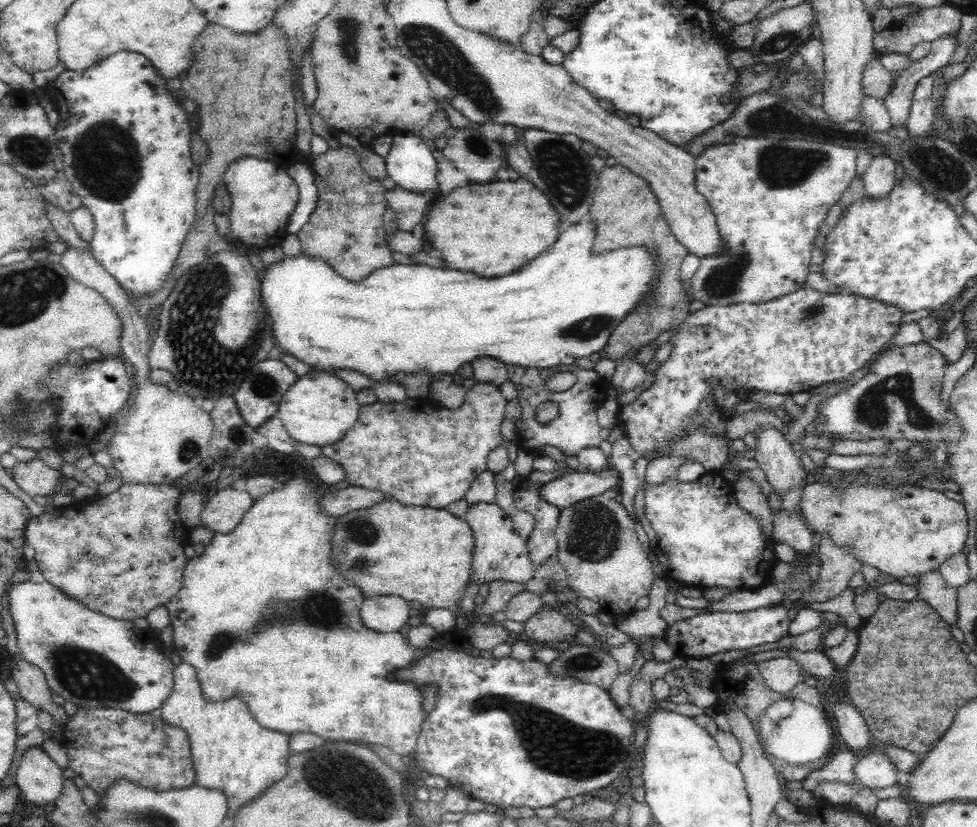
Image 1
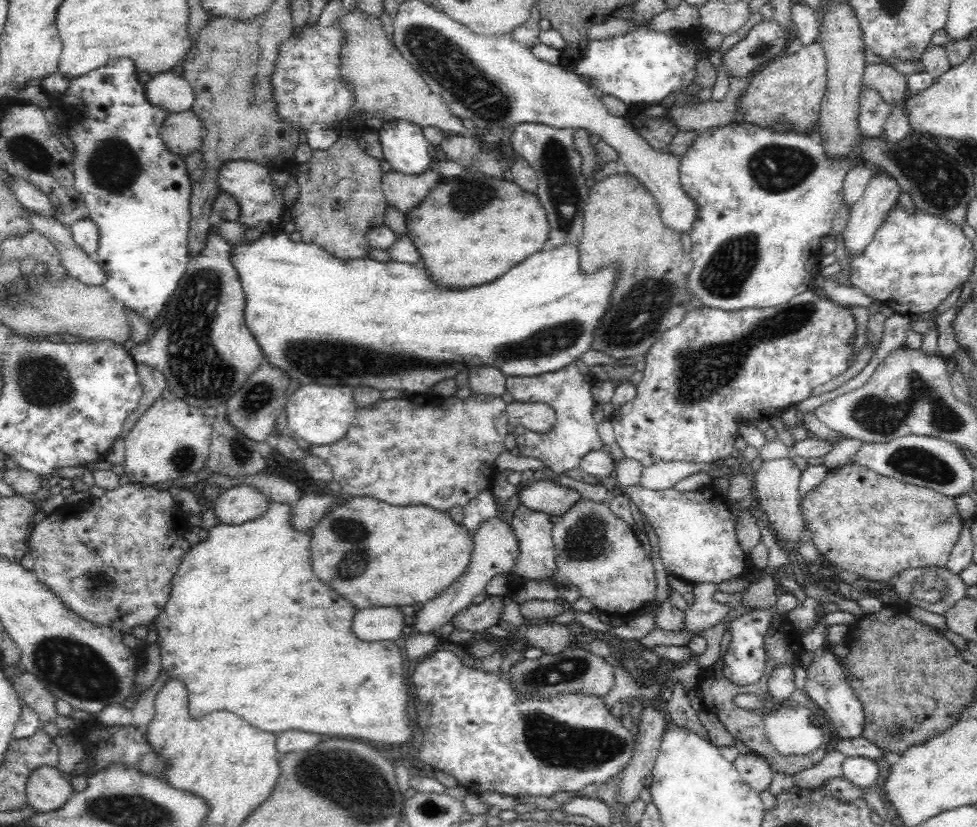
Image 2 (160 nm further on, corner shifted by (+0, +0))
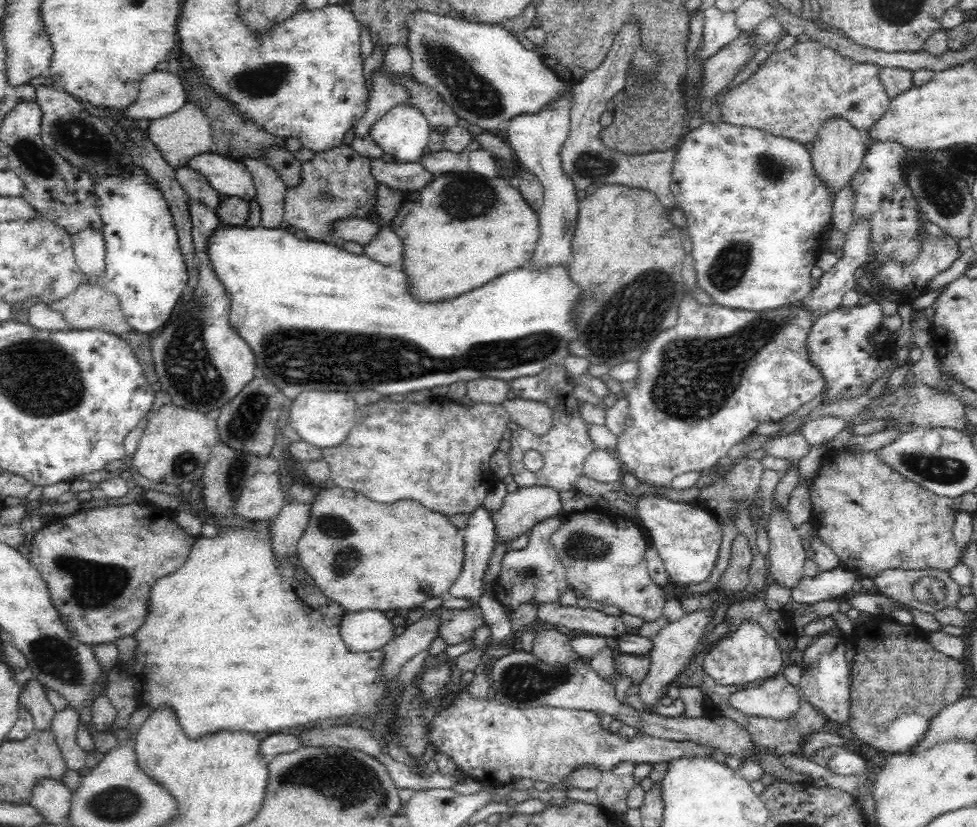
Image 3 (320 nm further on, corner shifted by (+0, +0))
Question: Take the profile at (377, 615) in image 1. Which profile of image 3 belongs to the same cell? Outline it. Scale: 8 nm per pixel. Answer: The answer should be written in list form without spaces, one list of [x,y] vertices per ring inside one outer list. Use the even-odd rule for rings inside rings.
[[[376,609],[348,613],[340,620],[340,636],[353,653],[381,650],[395,636],[392,622]]]

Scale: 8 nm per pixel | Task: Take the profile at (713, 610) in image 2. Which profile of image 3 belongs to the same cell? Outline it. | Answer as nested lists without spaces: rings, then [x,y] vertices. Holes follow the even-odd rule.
[[[692,611],[684,614],[679,620],[668,623],[658,633],[650,638],[652,648],[650,648],[651,659],[648,661],[648,674],[639,686],[639,696],[646,708],[652,710],[654,704],[658,704],[665,694],[665,689],[676,675],[689,663],[691,656],[696,650],[696,645],[708,626],[712,624],[714,611]]]

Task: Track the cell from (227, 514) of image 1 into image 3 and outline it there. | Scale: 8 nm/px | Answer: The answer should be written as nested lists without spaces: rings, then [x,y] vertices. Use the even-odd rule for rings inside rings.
[[[256,472],[235,502],[235,514],[248,520],[273,520],[283,509],[284,492],[276,472]]]

